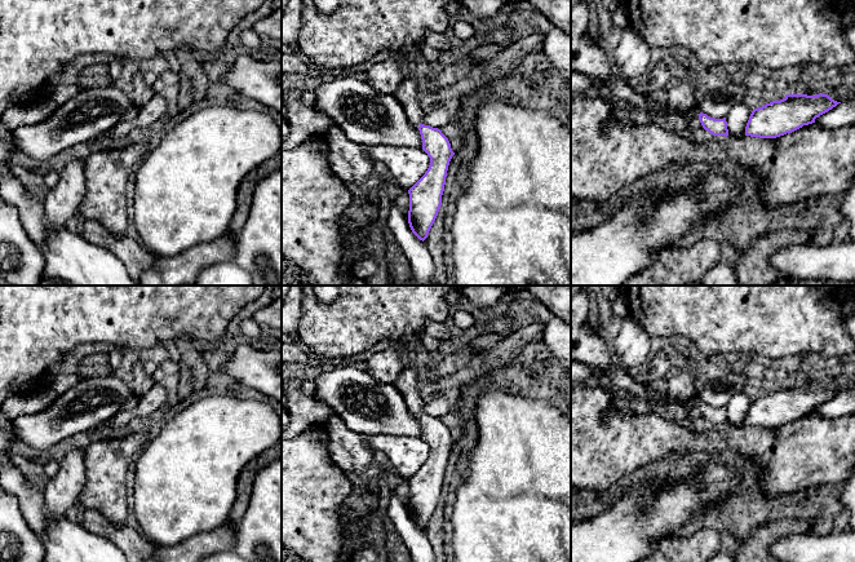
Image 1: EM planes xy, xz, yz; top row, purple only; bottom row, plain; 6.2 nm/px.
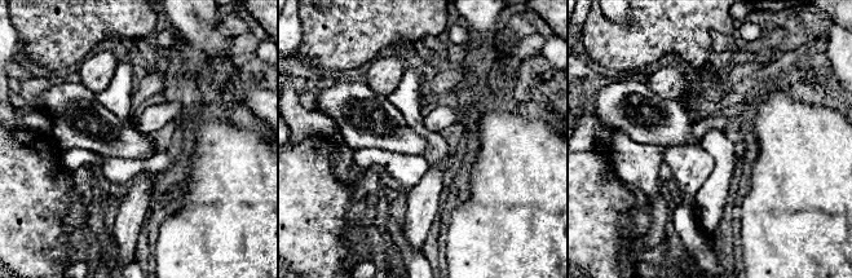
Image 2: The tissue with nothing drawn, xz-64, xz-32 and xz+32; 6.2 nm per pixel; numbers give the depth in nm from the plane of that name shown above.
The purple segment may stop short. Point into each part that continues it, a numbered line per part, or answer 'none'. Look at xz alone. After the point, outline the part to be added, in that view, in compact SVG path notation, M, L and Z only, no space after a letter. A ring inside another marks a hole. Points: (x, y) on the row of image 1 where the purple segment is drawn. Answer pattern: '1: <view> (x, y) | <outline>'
none

